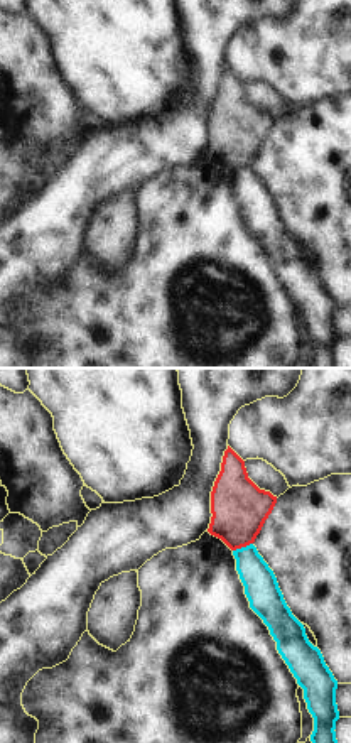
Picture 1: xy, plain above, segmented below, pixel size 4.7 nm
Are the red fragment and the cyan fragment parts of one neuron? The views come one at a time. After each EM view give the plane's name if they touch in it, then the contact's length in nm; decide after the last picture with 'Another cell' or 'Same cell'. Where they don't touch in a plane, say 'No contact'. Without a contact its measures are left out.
Touches red in xy. Shared border 100 nm

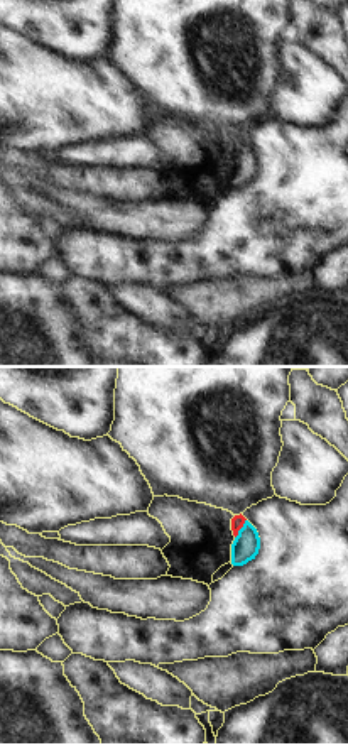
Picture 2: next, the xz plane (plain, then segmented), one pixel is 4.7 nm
Touches red in xz. Shared border 110 nm

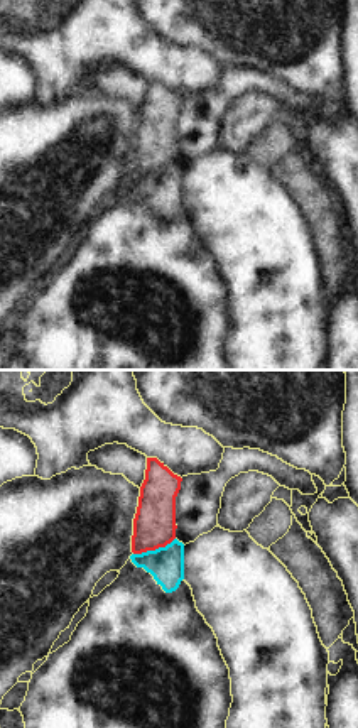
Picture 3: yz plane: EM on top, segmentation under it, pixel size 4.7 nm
Touches red in yz. Shared border 220 nm

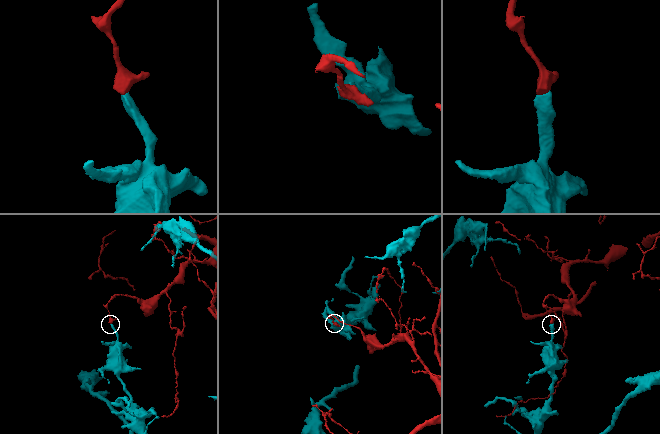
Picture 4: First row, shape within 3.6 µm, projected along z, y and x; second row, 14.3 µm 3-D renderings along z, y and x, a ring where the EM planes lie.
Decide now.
Another cell

